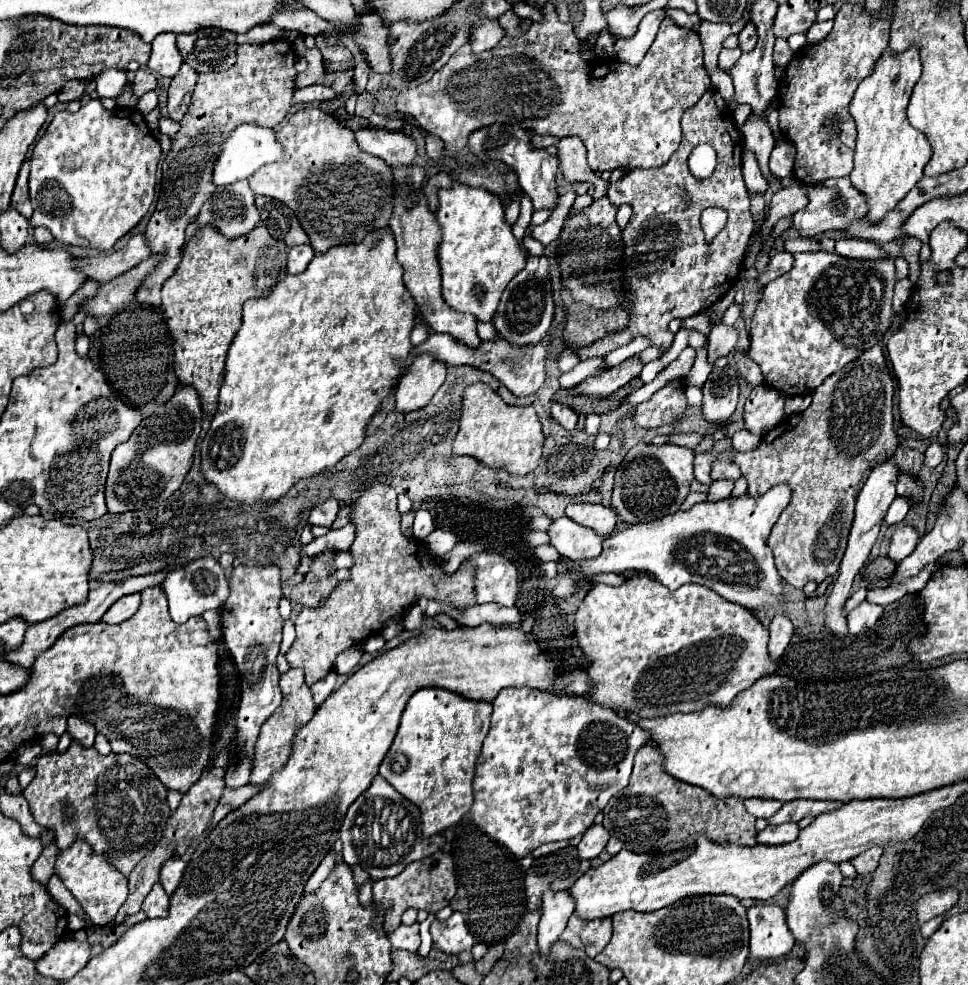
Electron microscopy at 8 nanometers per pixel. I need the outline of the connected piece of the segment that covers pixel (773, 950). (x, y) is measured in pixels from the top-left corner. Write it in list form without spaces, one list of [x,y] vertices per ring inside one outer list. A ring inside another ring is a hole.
[[[764,904],[748,908],[748,922],[750,922],[750,962],[764,962],[764,960],[778,960],[786,956],[792,946],[794,938],[786,928],[786,914],[780,906]]]

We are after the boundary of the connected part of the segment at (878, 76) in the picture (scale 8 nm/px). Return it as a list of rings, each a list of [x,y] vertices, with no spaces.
[[[912,46],[898,56],[886,50],[876,62],[874,72],[860,82],[850,102],[850,114],[858,130],[850,182],[866,198],[868,212],[864,218],[870,224],[882,220],[884,214],[890,212],[924,178],[924,166],[932,156],[926,136],[906,118],[908,100],[920,74],[922,64],[918,48]]]

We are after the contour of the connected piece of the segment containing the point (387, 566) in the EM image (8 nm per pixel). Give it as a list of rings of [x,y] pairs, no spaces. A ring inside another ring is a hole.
[[[370,484],[360,494],[352,504],[350,518],[350,524],[356,526],[356,538],[348,550],[354,558],[350,580],[342,580],[316,608],[302,606],[296,616],[296,640],[286,652],[286,660],[290,666],[304,670],[308,686],[322,680],[332,670],[340,652],[364,644],[370,636],[380,632],[390,618],[404,616],[422,596],[438,604],[454,604],[460,612],[478,604],[474,564],[464,560],[456,572],[446,574],[428,554],[424,542],[402,534],[396,496],[396,490],[388,484]]]

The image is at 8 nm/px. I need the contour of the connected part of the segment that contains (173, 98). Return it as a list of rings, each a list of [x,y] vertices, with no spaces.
[[[182,64],[180,72],[172,78],[172,84],[168,88],[168,116],[172,120],[182,120],[196,80],[198,74],[188,64]]]

